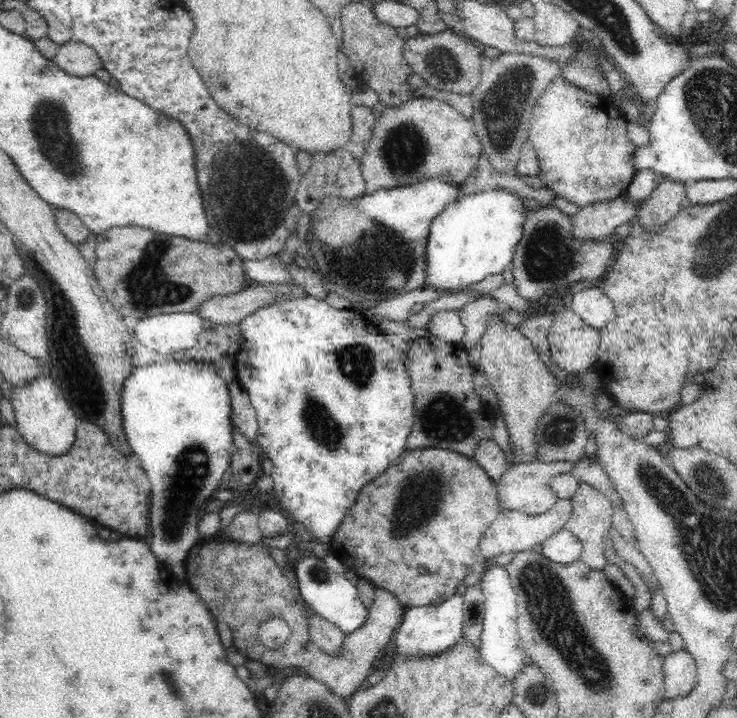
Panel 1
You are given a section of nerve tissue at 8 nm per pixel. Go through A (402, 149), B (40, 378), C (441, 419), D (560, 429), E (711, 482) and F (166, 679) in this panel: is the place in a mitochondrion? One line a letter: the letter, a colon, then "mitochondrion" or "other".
A: mitochondrion
B: other
C: mitochondrion
D: mitochondrion
E: mitochondrion
F: mitochondrion

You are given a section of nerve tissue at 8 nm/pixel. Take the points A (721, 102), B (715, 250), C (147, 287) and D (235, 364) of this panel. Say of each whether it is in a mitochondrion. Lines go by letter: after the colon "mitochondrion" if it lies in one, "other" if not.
A: mitochondrion
B: mitochondrion
C: mitochondrion
D: other

